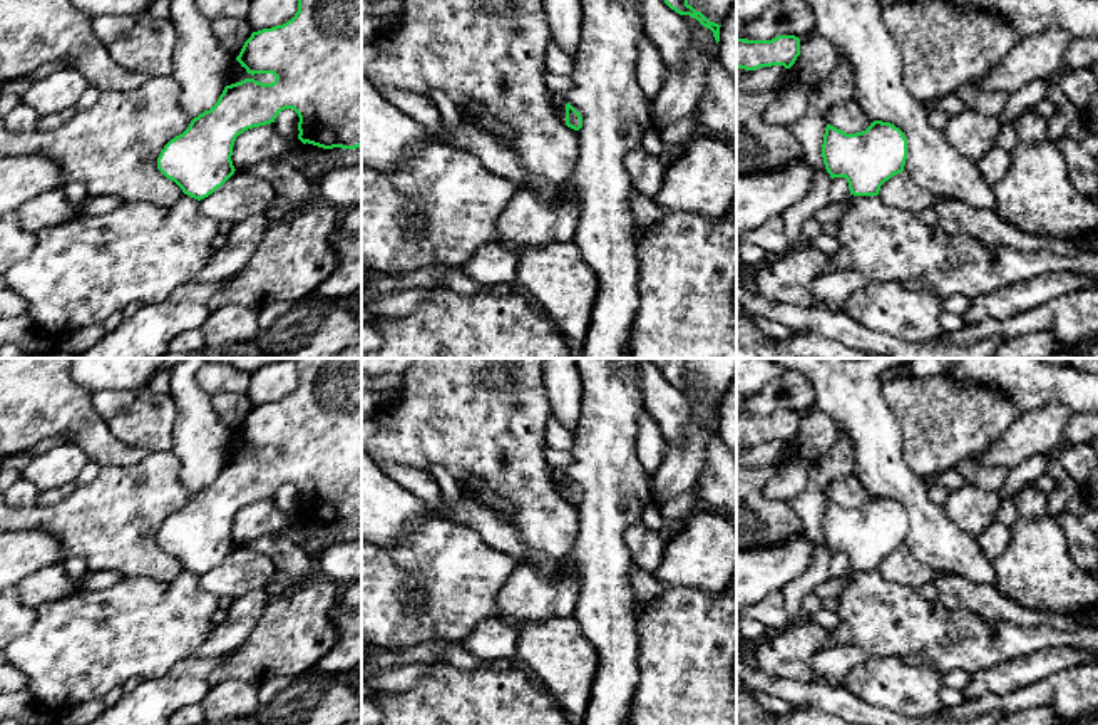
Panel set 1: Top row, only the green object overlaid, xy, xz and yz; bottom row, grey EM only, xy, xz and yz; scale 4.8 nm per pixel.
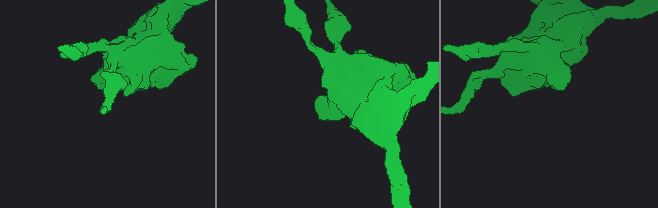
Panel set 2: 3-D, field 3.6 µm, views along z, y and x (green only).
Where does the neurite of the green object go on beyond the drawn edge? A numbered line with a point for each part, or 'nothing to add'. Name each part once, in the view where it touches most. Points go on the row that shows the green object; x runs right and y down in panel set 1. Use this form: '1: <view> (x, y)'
nothing to add

